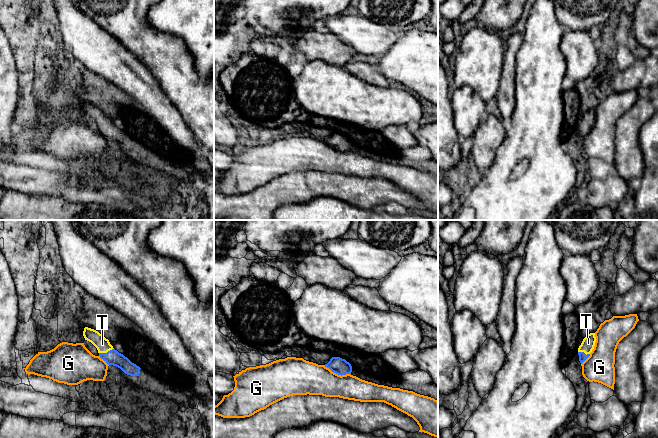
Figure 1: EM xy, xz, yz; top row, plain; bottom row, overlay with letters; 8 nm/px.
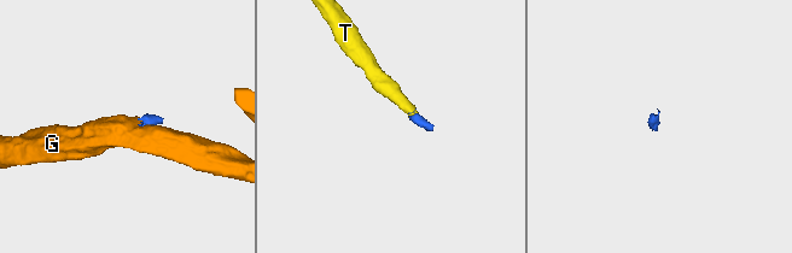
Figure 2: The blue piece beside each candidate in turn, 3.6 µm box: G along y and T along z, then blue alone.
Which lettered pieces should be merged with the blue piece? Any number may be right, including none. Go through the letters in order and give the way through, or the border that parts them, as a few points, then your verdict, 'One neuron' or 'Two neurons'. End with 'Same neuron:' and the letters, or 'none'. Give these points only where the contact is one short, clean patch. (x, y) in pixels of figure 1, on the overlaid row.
G: Boundary: xz (324, 365), (338, 374), (350, 374). Two neurons
T: Path across: xy (113, 357), (107, 352), (102, 344). One neuron
Same neuron: T

